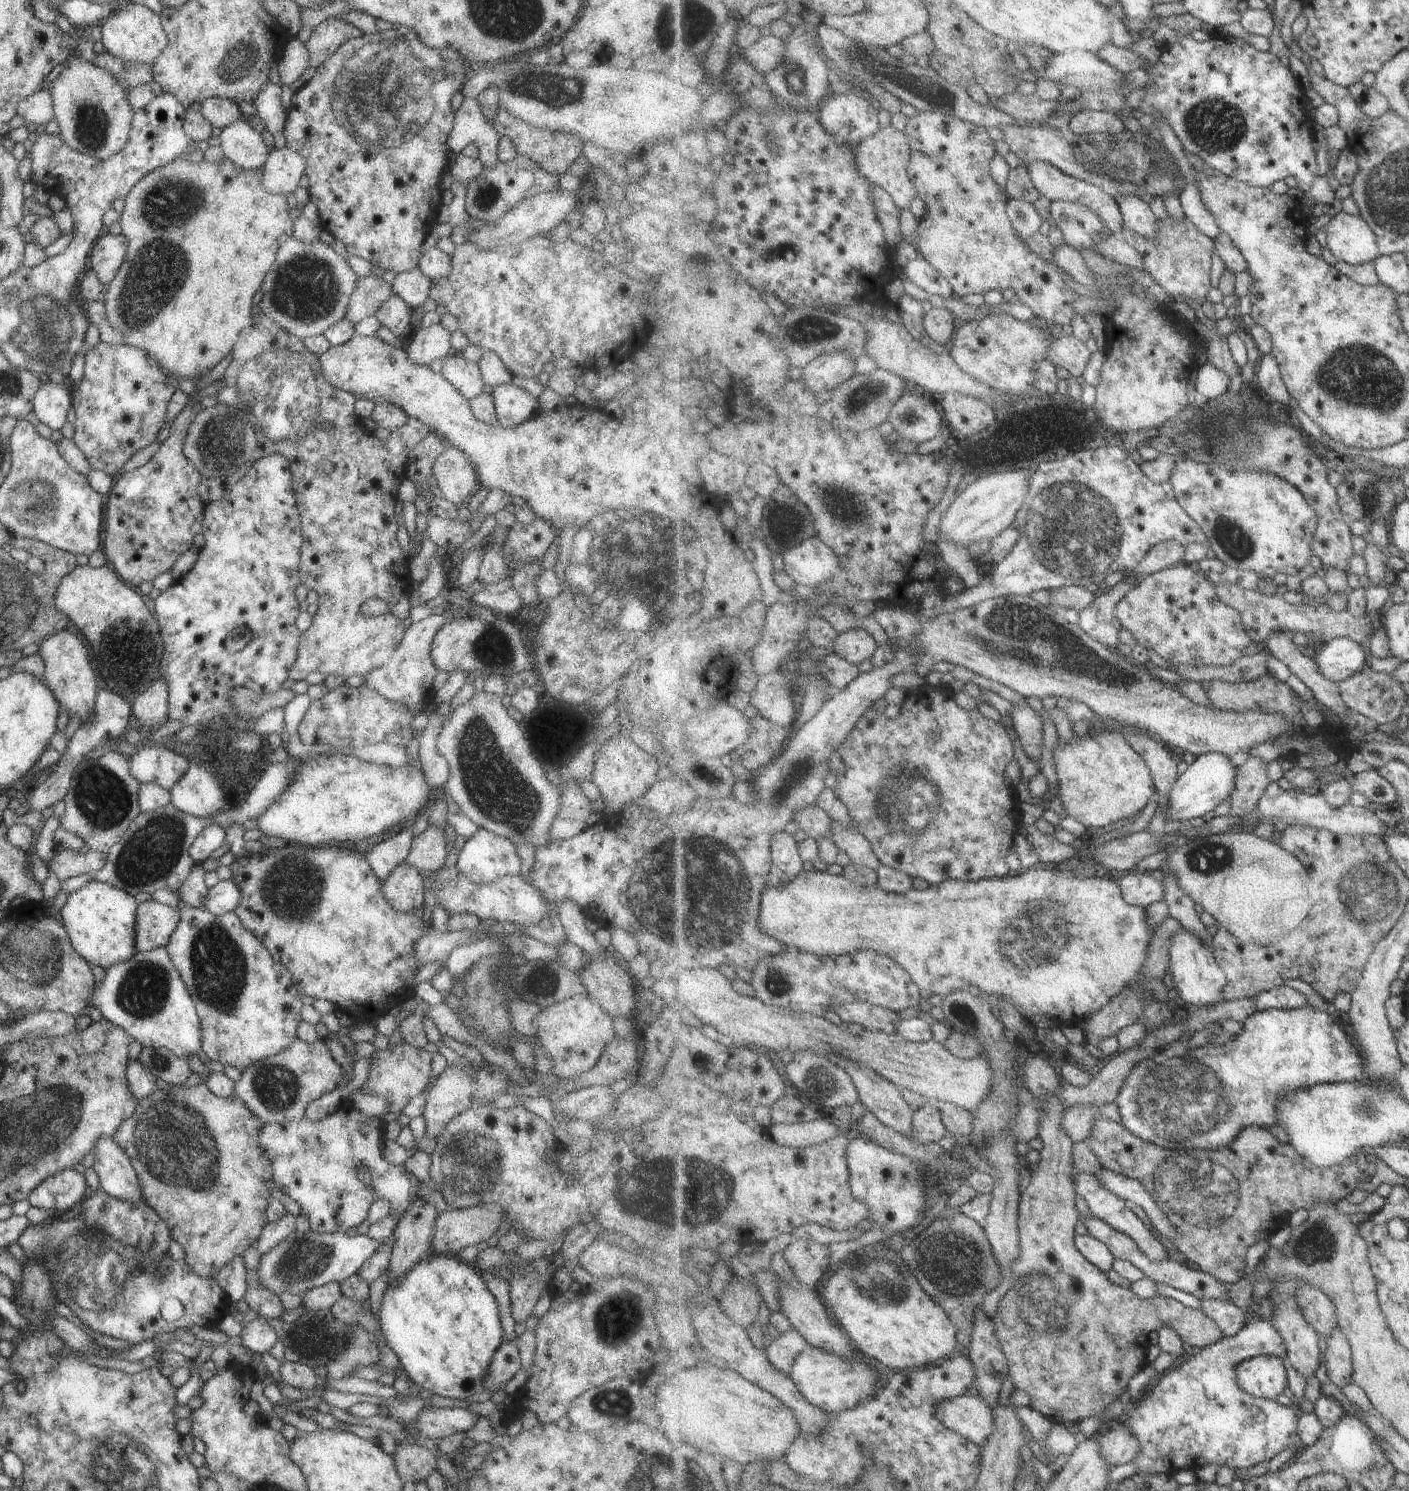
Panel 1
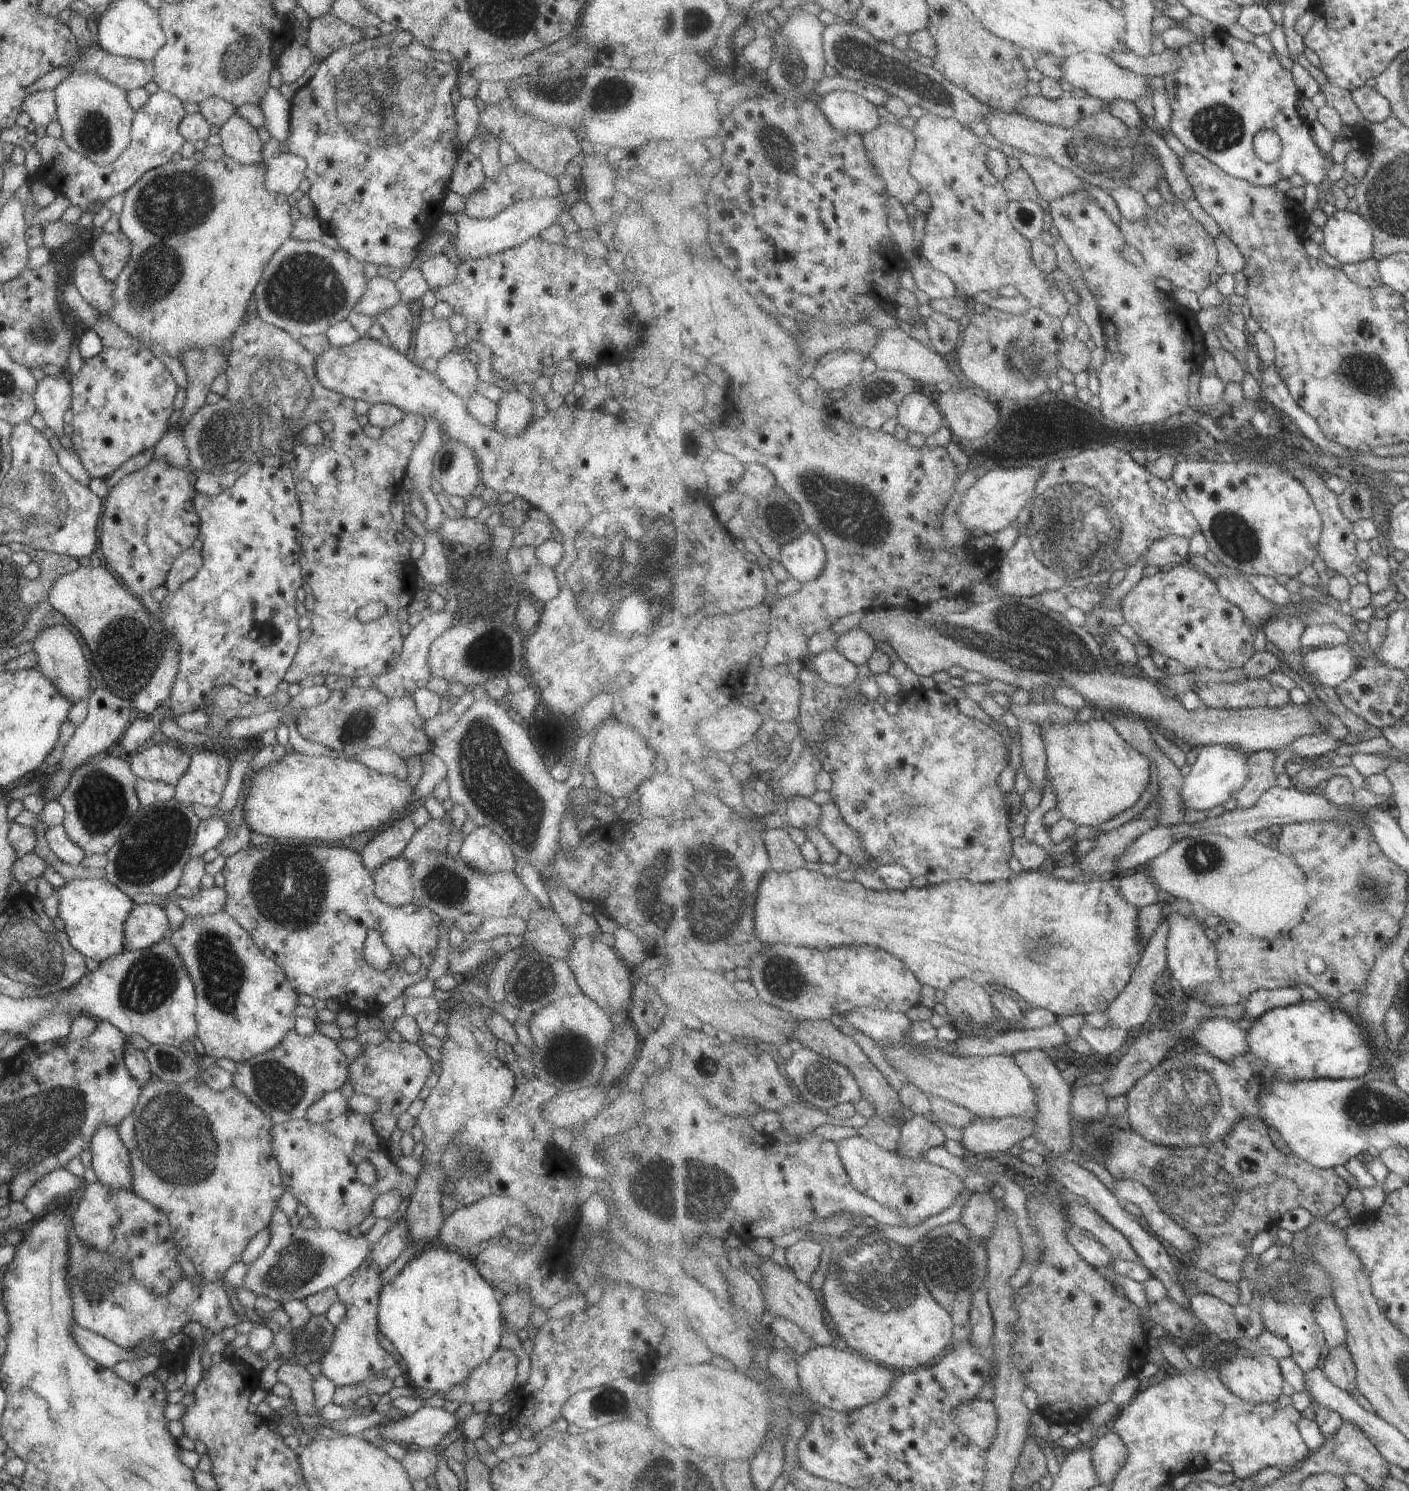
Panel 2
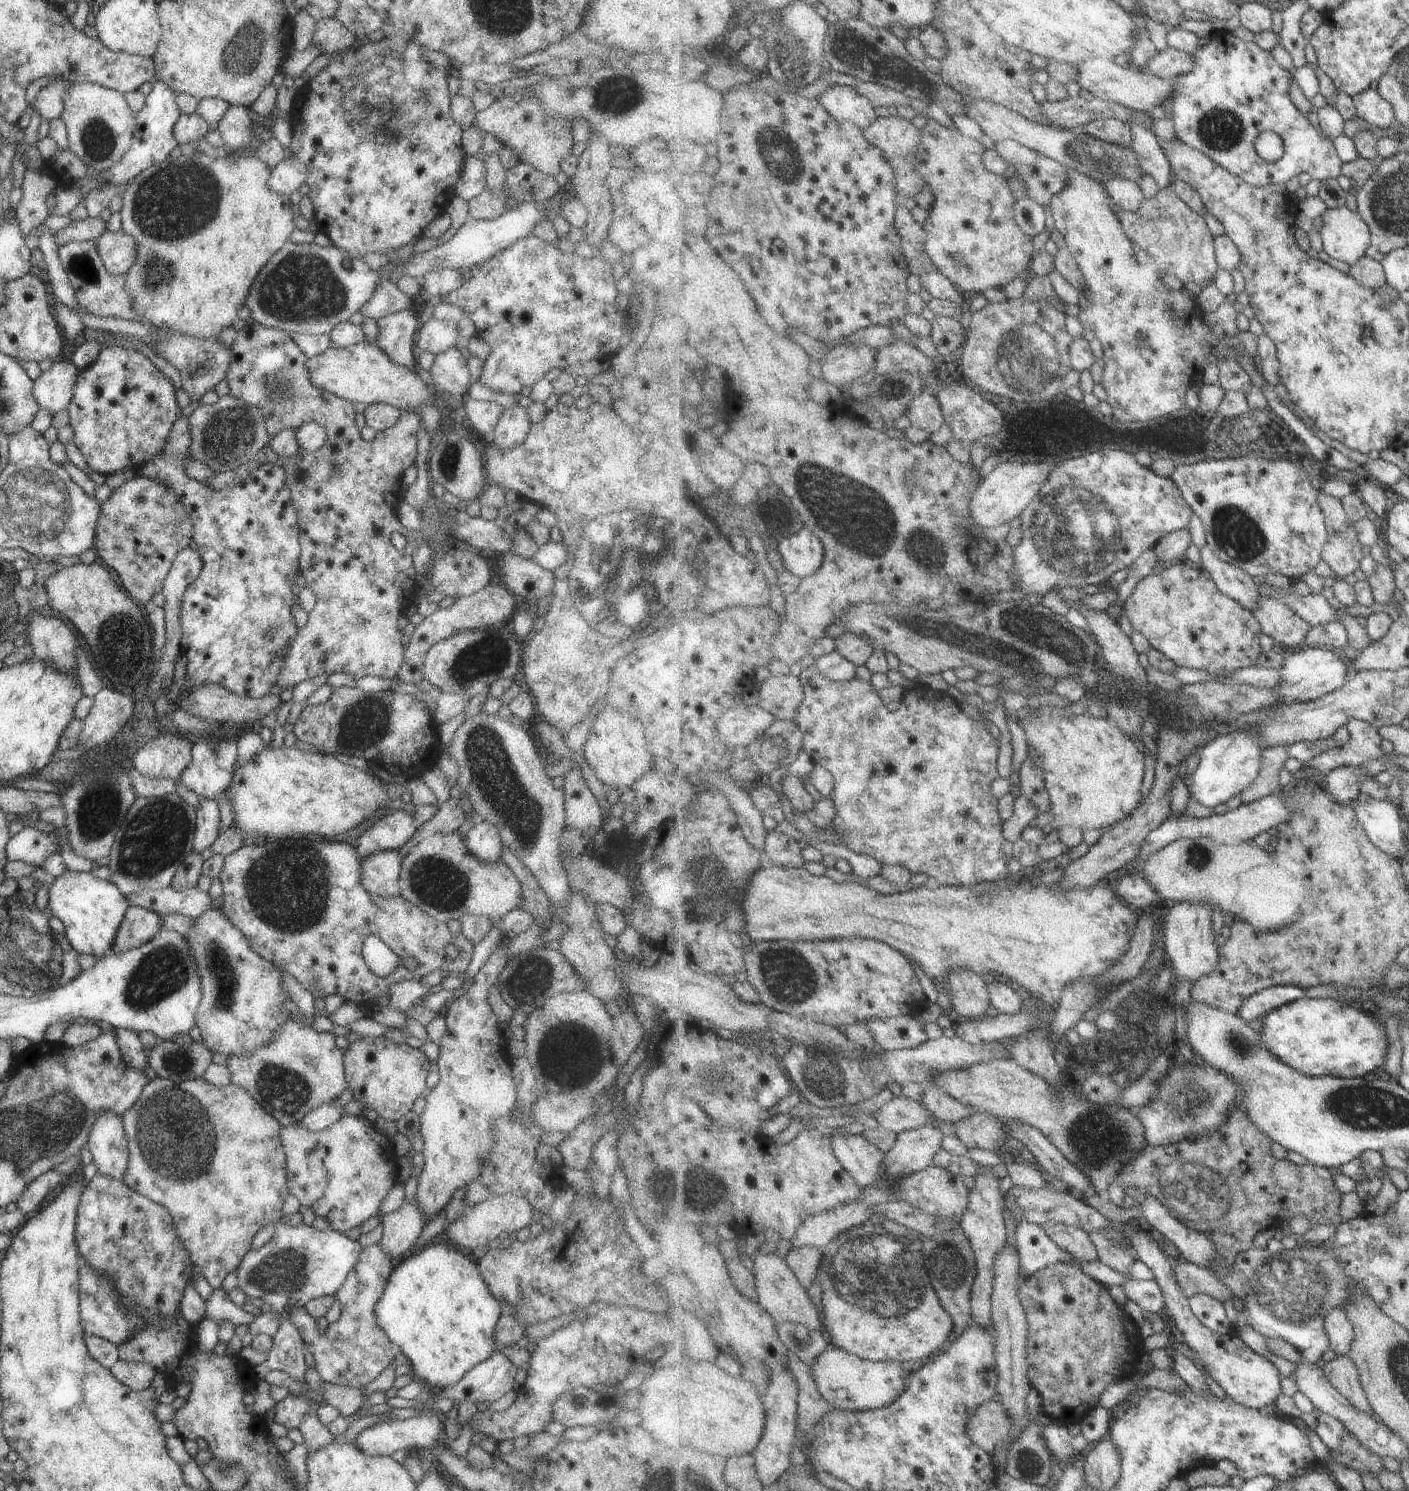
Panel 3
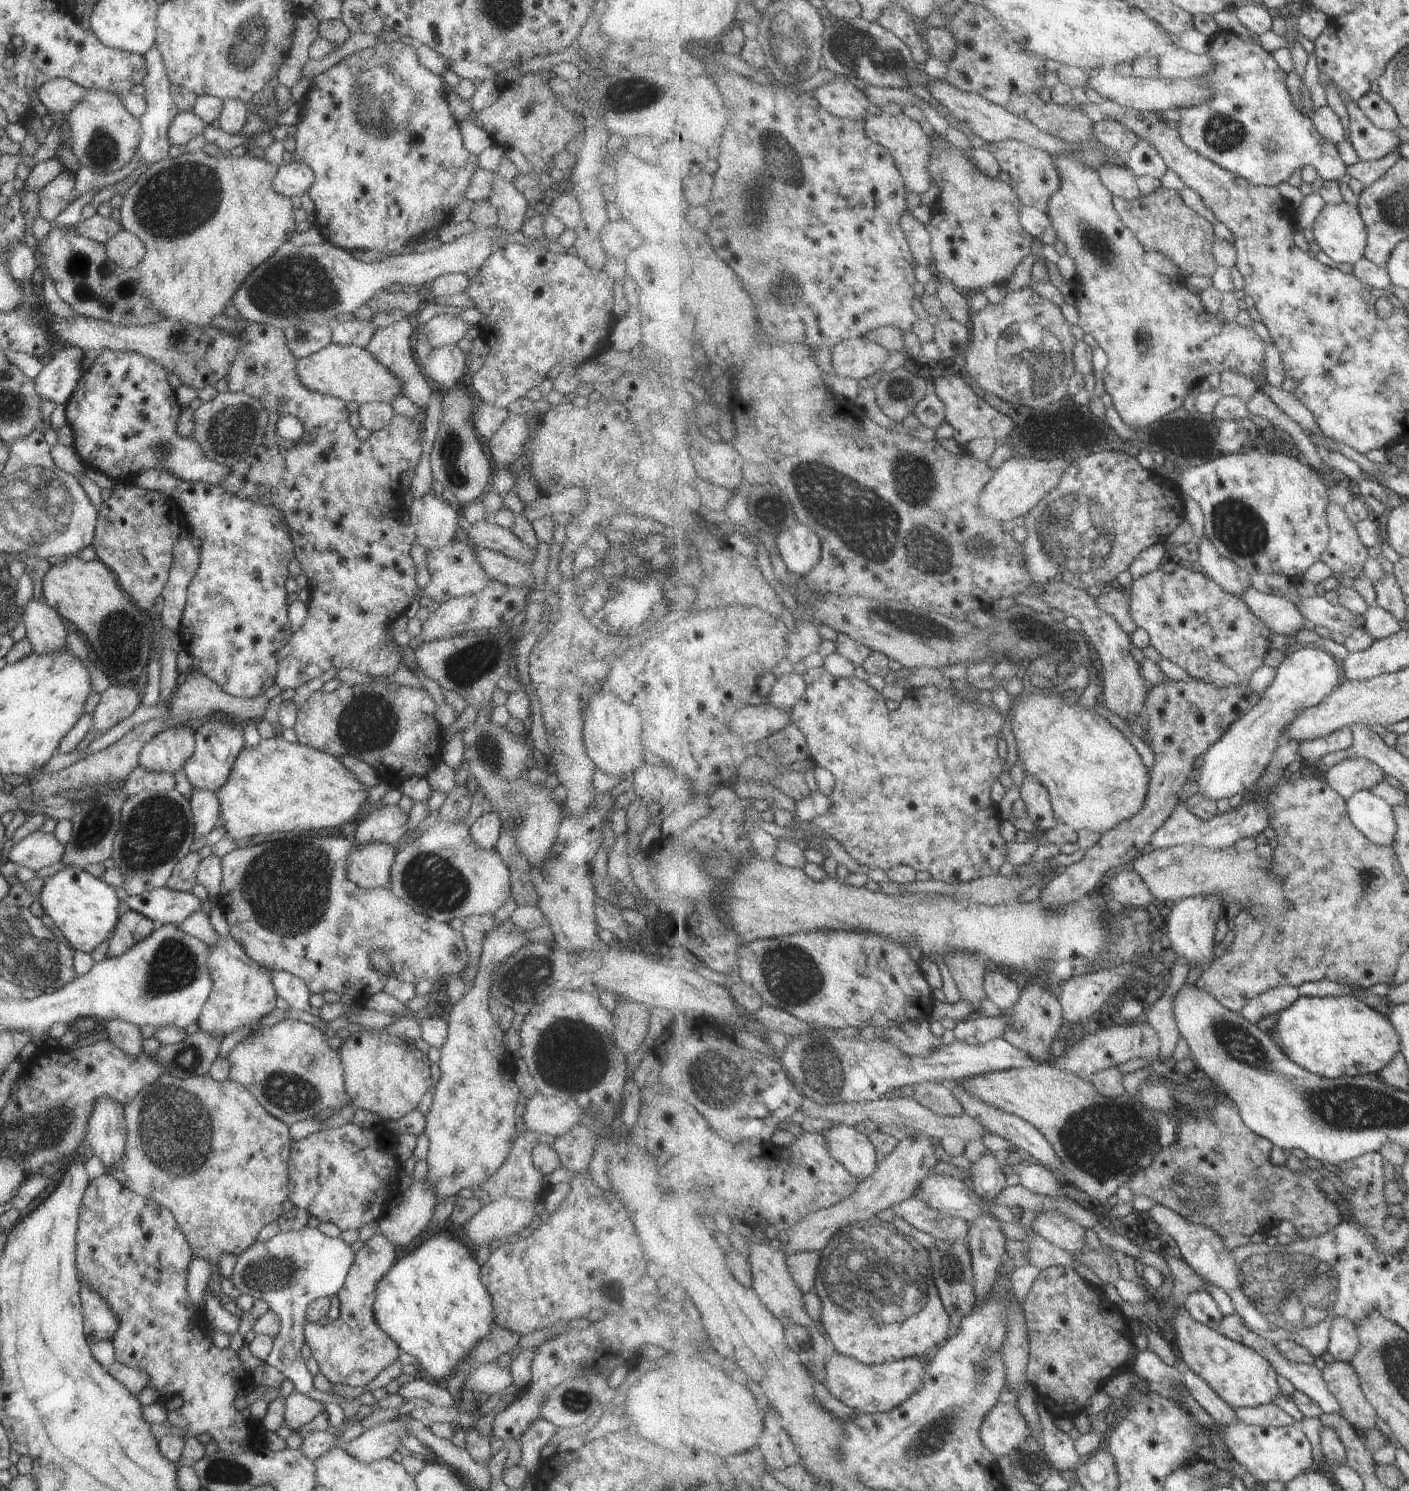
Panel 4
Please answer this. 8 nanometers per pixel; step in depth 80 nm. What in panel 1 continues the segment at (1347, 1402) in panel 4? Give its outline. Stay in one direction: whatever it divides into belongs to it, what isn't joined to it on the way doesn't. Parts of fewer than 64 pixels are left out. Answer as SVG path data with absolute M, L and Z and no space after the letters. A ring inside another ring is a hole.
M1340 1325L1328 1339L1327 1346L1327 1374L1337 1386L1346 1388L1354 1383L1355 1366L1352 1346Z

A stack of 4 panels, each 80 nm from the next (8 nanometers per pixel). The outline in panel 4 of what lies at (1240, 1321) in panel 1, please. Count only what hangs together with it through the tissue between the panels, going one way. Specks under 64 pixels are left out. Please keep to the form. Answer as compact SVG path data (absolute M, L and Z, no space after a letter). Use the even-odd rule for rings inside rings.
M1198 1290L1189 1296L1186 1306L1190 1310L1190 1314L1201 1324L1220 1333L1220 1328L1222 1328L1227 1316L1224 1316L1224 1312L1220 1310L1214 1296L1207 1290Z

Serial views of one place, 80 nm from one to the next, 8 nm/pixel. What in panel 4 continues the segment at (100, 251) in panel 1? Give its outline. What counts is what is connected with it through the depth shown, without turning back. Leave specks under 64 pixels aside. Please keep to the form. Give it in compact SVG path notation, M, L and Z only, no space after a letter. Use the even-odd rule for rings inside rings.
M120 230L112 238L104 242L104 250L108 258L122 270L134 269L144 258L146 248L140 238L132 232Z

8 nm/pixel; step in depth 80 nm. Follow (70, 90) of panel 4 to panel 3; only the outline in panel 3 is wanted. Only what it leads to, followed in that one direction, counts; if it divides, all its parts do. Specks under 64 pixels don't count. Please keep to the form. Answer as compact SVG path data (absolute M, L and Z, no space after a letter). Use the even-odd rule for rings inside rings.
M64 79L50 82L48 86L44 86L40 92L37 92L33 103L29 104L29 111L35 112L41 120L48 122L59 118L64 110L62 98L68 88L70 88L69 82Z

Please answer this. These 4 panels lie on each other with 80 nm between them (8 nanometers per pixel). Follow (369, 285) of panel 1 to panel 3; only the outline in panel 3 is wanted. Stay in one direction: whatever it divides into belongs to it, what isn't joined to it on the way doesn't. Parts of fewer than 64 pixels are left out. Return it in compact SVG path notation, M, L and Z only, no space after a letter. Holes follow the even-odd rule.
M384 280L380 286L374 288L374 294L362 304L359 312L364 317L378 321L386 314L411 309L413 301L414 299L402 293L402 290L392 280Z

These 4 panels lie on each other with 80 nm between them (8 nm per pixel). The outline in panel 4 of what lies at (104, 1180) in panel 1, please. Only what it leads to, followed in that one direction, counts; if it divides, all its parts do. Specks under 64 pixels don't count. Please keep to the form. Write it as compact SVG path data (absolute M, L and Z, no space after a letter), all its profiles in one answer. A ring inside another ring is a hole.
M98 1098L92 1116L88 1120L86 1133L87 1145L104 1164L108 1172L126 1154L127 1126L124 1106L110 1098Z

